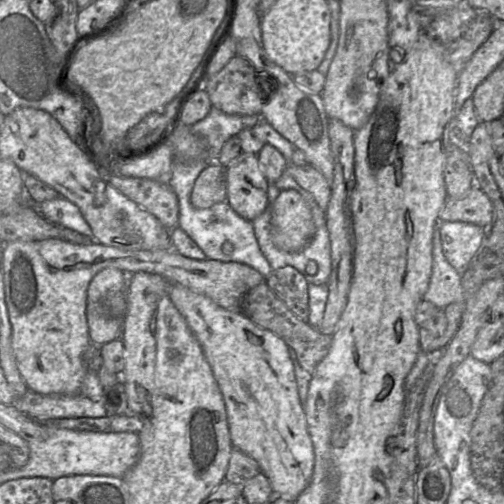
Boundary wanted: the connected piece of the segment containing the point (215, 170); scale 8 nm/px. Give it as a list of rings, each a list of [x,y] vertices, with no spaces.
[[[212,162],[201,171],[190,196],[193,207],[204,209],[226,200],[224,169],[225,167]]]

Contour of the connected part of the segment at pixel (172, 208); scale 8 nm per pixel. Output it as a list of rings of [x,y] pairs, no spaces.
[[[107,173],[109,183],[123,195],[154,215],[169,231],[178,227],[179,202],[169,184],[147,178]]]

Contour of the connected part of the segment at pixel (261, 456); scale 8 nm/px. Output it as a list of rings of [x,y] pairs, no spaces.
[[[169,283],[169,296],[200,343],[212,369],[225,403],[233,447],[258,462],[261,472],[270,481],[274,496],[294,501],[310,483],[315,455],[287,344],[275,333],[255,324],[242,311],[224,309],[185,286]]]

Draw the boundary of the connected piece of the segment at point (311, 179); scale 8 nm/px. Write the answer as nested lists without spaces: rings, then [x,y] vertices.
[[[288,162],[286,169],[296,183],[313,196],[319,208],[326,212],[331,190],[323,174],[309,164],[305,166],[296,166]]]

